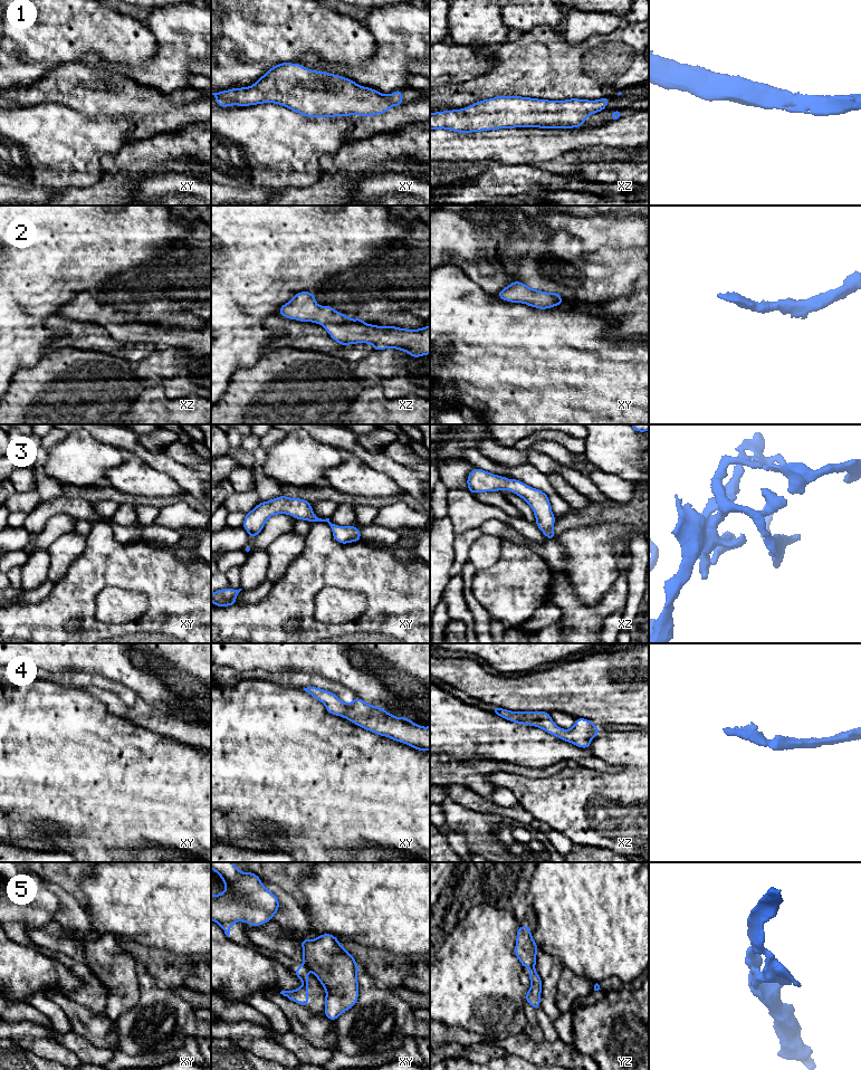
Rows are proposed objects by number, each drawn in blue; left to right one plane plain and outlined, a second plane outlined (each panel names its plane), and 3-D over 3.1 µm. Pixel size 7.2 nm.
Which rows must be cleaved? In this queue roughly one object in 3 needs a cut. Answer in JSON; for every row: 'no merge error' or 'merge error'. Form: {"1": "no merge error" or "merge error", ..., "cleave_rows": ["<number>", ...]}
{"1": "no merge error", "2": "no merge error", "3": "no merge error", "4": "no merge error", "5": "merge error", "cleave_rows": ["5"]}

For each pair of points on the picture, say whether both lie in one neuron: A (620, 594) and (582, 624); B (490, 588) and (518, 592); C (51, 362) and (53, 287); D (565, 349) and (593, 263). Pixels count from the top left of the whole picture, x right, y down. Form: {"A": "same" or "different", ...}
{"A": "same", "B": "same", "C": "different", "D": "different"}

